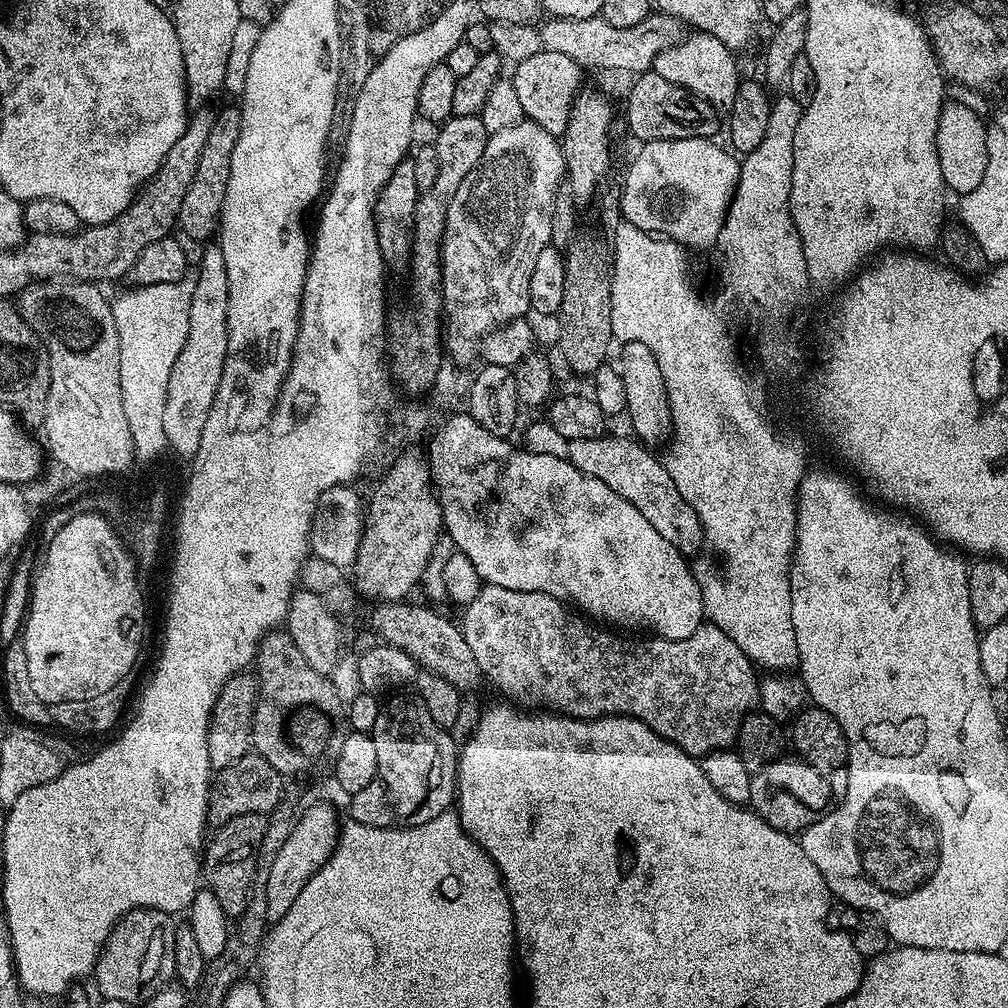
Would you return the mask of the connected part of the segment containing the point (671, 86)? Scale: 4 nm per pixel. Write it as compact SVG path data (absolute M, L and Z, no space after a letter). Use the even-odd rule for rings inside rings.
M649 70L639 73L635 77L632 89L628 92L628 128L637 136L637 141L647 142L650 140L677 140L678 138L705 138L715 137L716 131L721 131L722 116L712 104L703 100L700 96L662 78L656 71Z

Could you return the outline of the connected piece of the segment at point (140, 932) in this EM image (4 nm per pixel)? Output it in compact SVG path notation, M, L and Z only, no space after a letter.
M136 908L125 914L112 928L108 941L96 960L94 977L96 976L96 988L101 992L101 997L136 1006L155 996L176 975L175 933L173 917L162 910Z

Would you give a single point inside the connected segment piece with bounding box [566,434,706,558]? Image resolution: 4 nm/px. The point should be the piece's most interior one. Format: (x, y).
(625, 465)

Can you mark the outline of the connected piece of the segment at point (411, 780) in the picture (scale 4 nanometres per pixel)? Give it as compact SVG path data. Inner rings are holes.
M411 699L385 703L378 714L378 722L374 722L370 735L378 757L378 774L374 774L374 782L370 782L366 790L351 793L352 805L347 814L359 824L375 828L413 828L422 822L438 818L453 807L456 794L457 741L453 740L449 729L430 718L430 710L426 710L419 699Z

